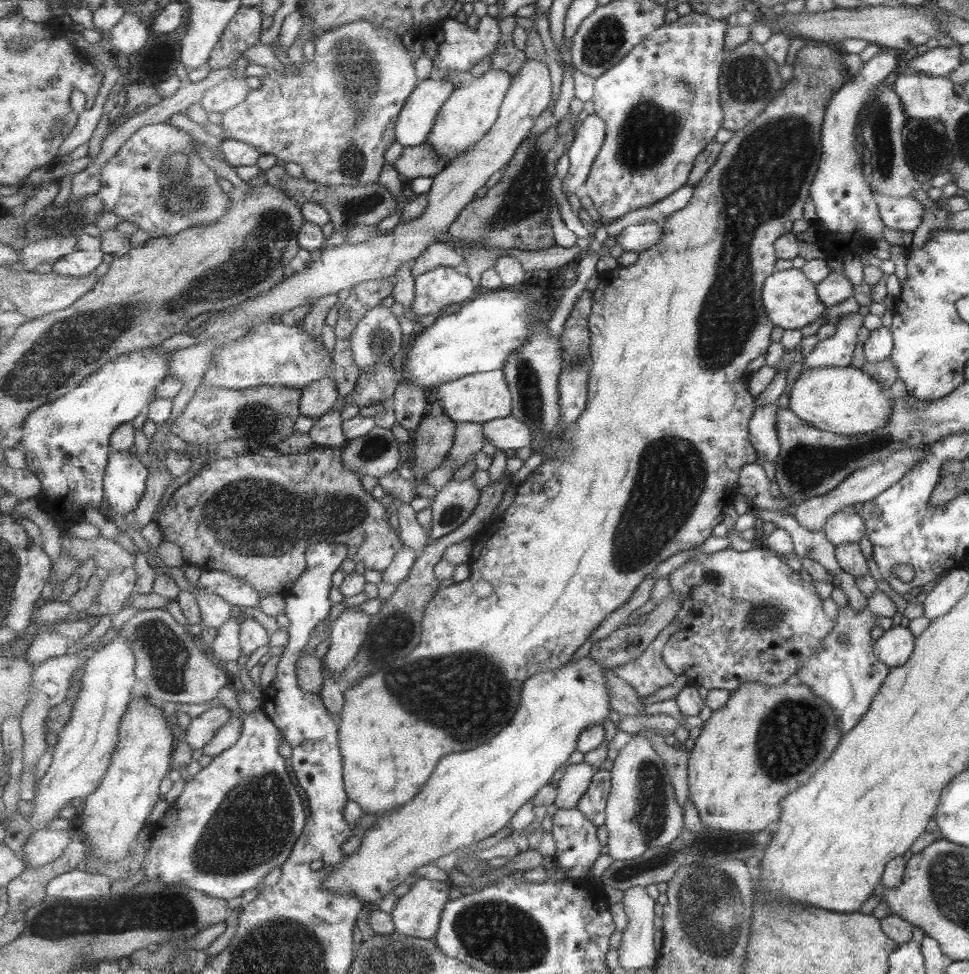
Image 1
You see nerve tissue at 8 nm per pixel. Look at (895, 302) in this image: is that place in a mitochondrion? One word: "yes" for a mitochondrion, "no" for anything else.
no

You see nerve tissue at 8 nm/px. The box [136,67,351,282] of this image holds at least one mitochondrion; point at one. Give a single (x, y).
(183, 190)

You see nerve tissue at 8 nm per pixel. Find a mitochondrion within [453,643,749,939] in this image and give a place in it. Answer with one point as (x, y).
(648, 823)

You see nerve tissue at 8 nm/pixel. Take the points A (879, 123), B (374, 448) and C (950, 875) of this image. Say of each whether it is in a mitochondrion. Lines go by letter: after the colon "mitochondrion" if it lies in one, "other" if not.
A: mitochondrion
B: mitochondrion
C: mitochondrion

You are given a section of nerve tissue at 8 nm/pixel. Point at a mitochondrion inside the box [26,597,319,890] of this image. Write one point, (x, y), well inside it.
(255, 822)

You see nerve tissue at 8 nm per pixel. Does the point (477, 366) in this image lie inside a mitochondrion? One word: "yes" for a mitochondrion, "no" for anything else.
no

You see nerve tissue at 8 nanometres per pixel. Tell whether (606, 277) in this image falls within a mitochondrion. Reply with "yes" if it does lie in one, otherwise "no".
no

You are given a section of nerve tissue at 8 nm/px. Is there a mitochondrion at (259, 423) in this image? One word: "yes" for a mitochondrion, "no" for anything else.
yes

